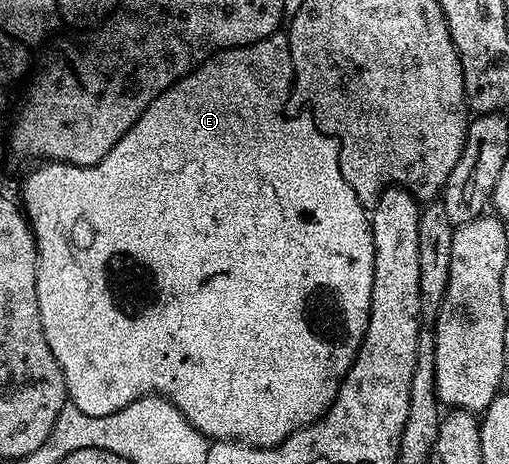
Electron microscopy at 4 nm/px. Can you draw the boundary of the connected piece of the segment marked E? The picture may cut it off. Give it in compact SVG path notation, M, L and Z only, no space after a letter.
M275 34L246 44L243 48L227 48L225 52L217 53L210 57L204 64L199 64L194 71L189 72L182 79L177 80L171 88L158 93L157 98L142 111L140 118L92 166L76 166L75 164L61 164L58 160L39 163L26 176L22 184L21 207L24 209L26 219L30 221L30 228L34 232L34 241L38 251L38 269L36 270L36 298L40 306L40 320L44 330L44 338L64 374L66 383L66 395L69 403L82 409L83 417L97 418L107 416L113 412L119 412L124 406L128 406L139 396L153 394L163 396L171 400L177 408L211 441L229 440L247 445L252 448L275 448L277 444L283 444L296 430L300 430L309 424L315 424L321 416L334 404L338 388L342 385L342 379L350 372L358 352L362 349L362 339L368 330L370 321L370 307L372 306L372 286L374 285L374 235L370 229L370 218L367 205L360 202L356 190L344 182L344 174L340 170L340 158L338 157L338 141L333 136L322 131L318 127L313 115L298 116L295 120L286 120L282 111L286 108L286 99L294 88L294 67L290 57L290 38L286 34Z

